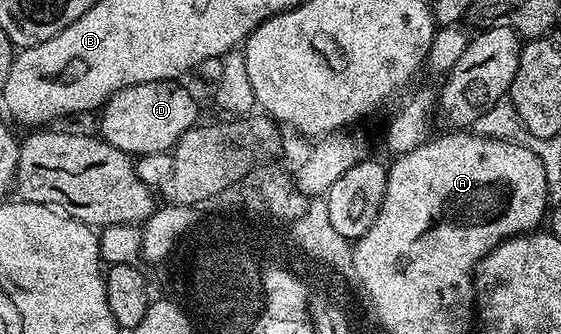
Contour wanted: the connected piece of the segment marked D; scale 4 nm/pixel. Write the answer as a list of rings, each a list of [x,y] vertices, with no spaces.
[[[157,80],[151,84],[137,84],[122,88],[107,100],[100,109],[100,136],[112,146],[129,152],[131,157],[137,158],[144,154],[156,154],[157,152],[170,152],[174,145],[189,128],[199,123],[198,104],[190,97],[186,88],[181,88],[181,83],[172,80]]]

